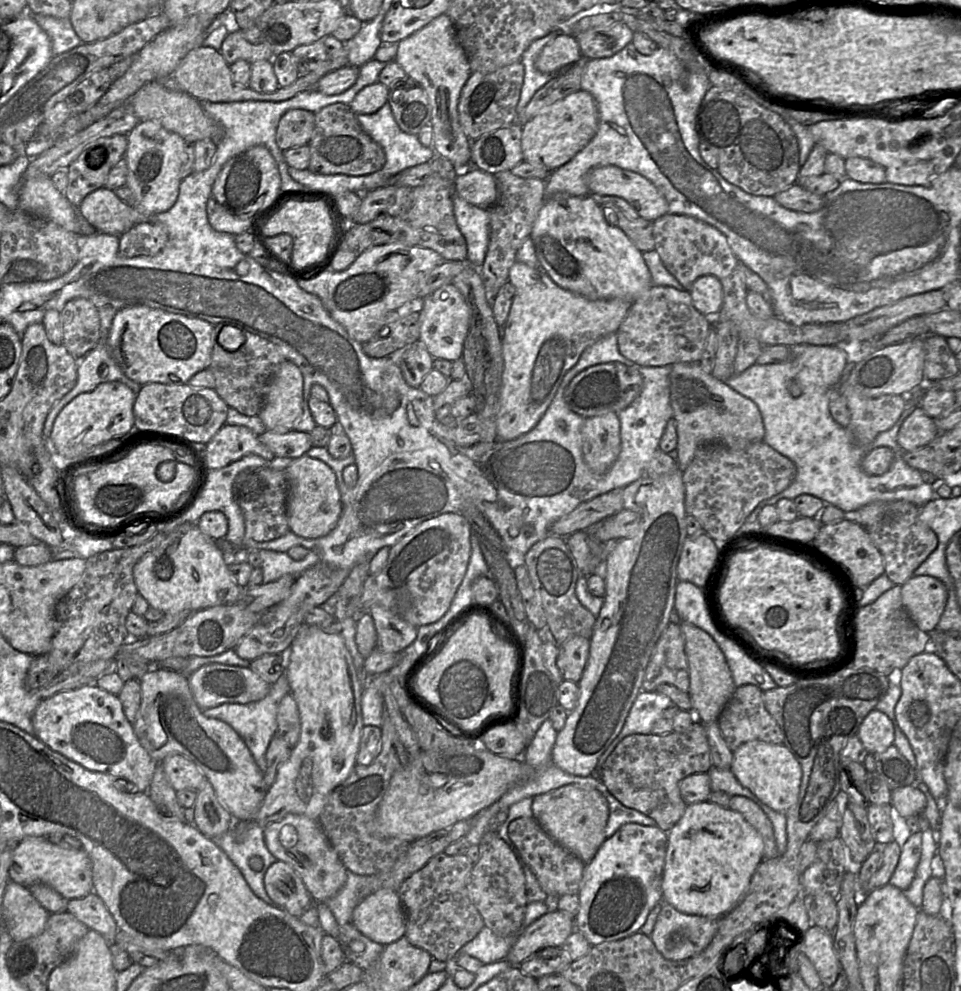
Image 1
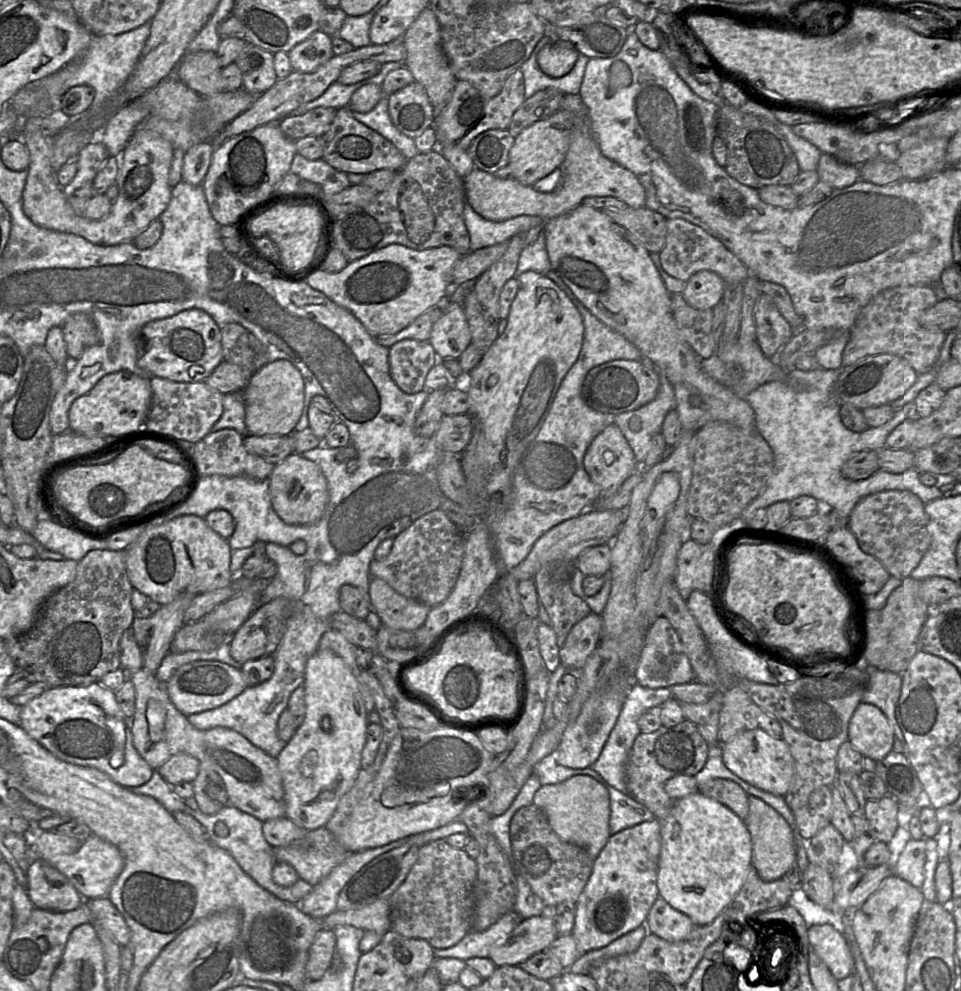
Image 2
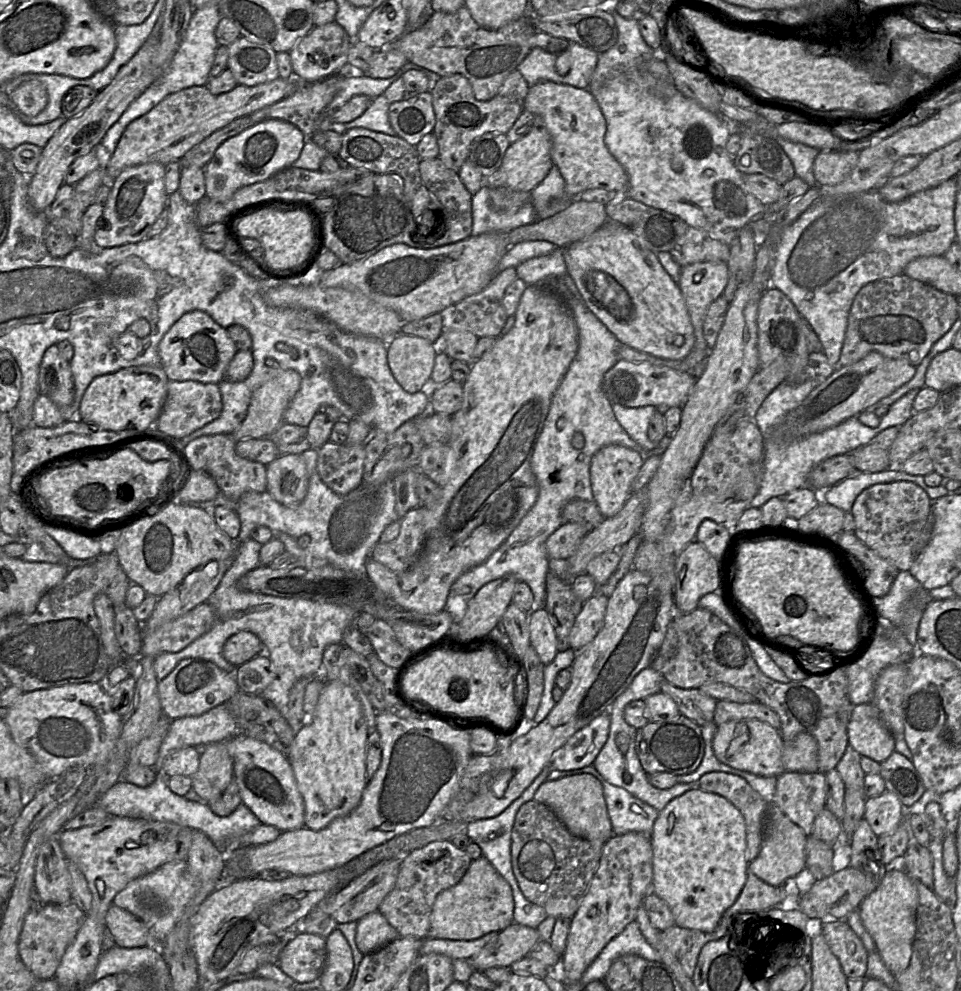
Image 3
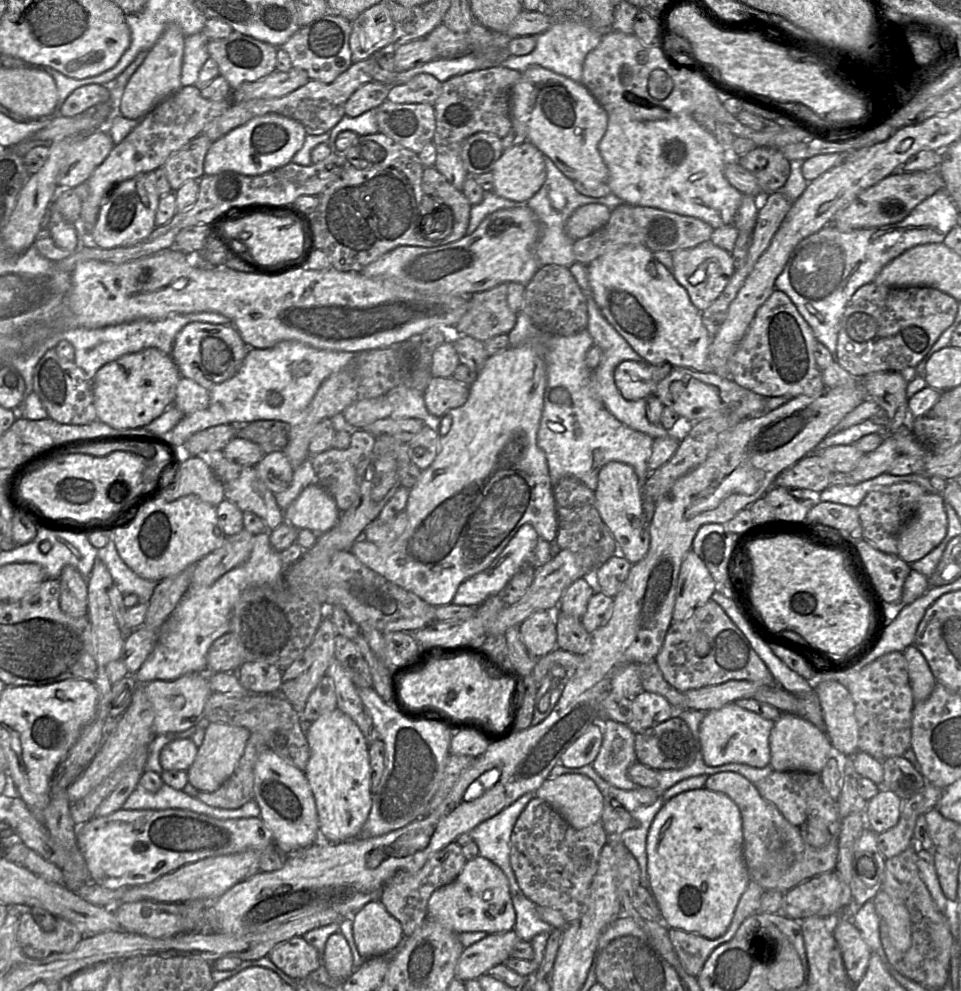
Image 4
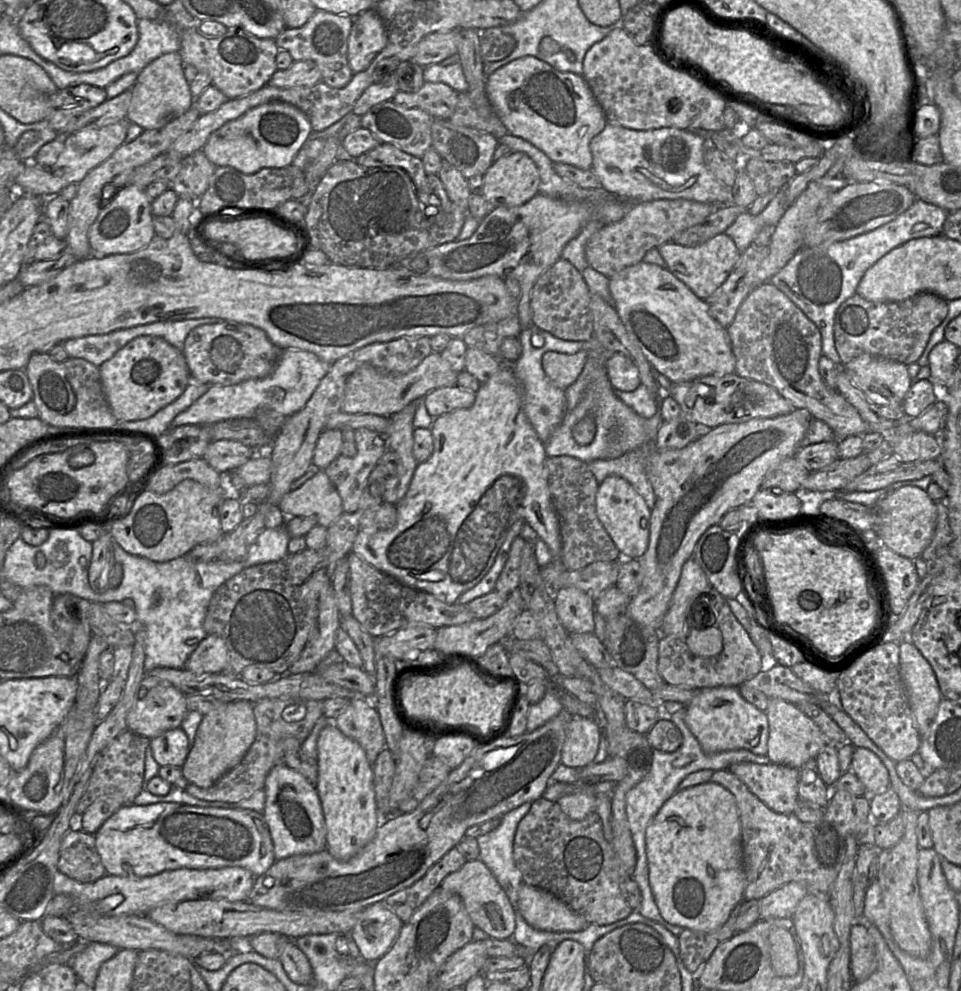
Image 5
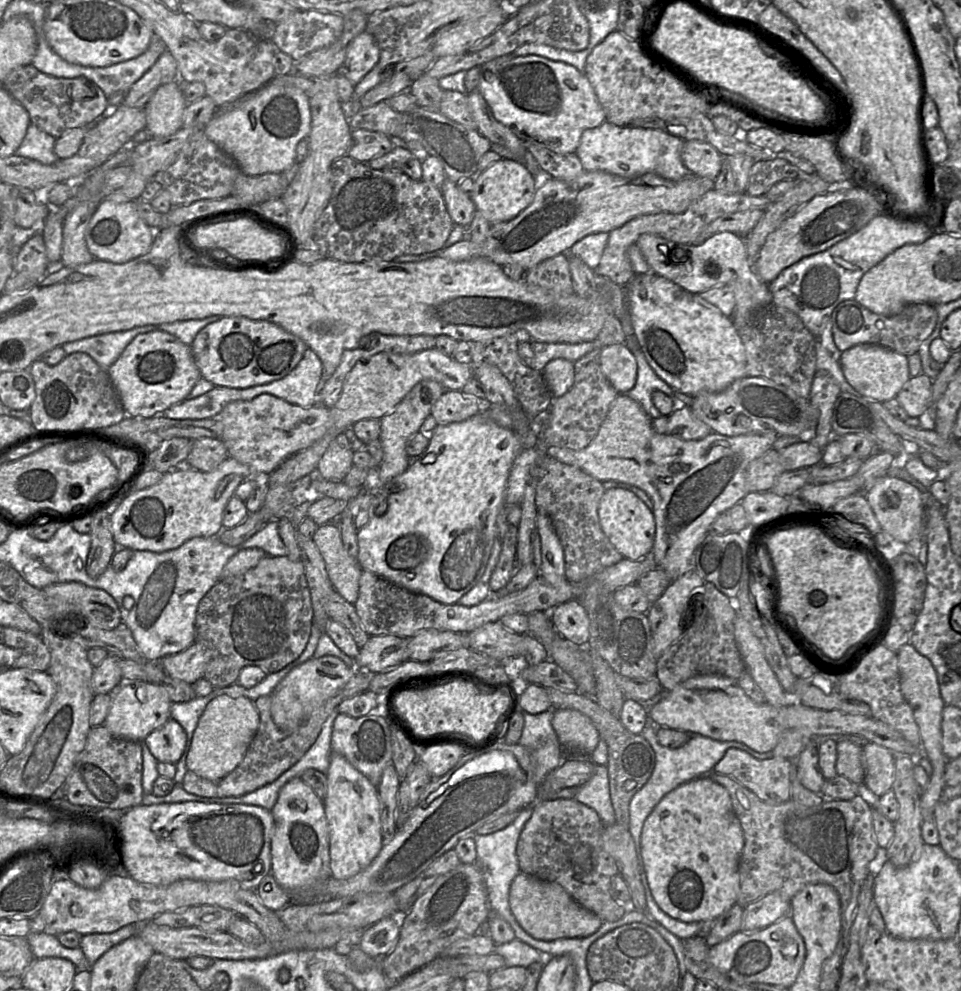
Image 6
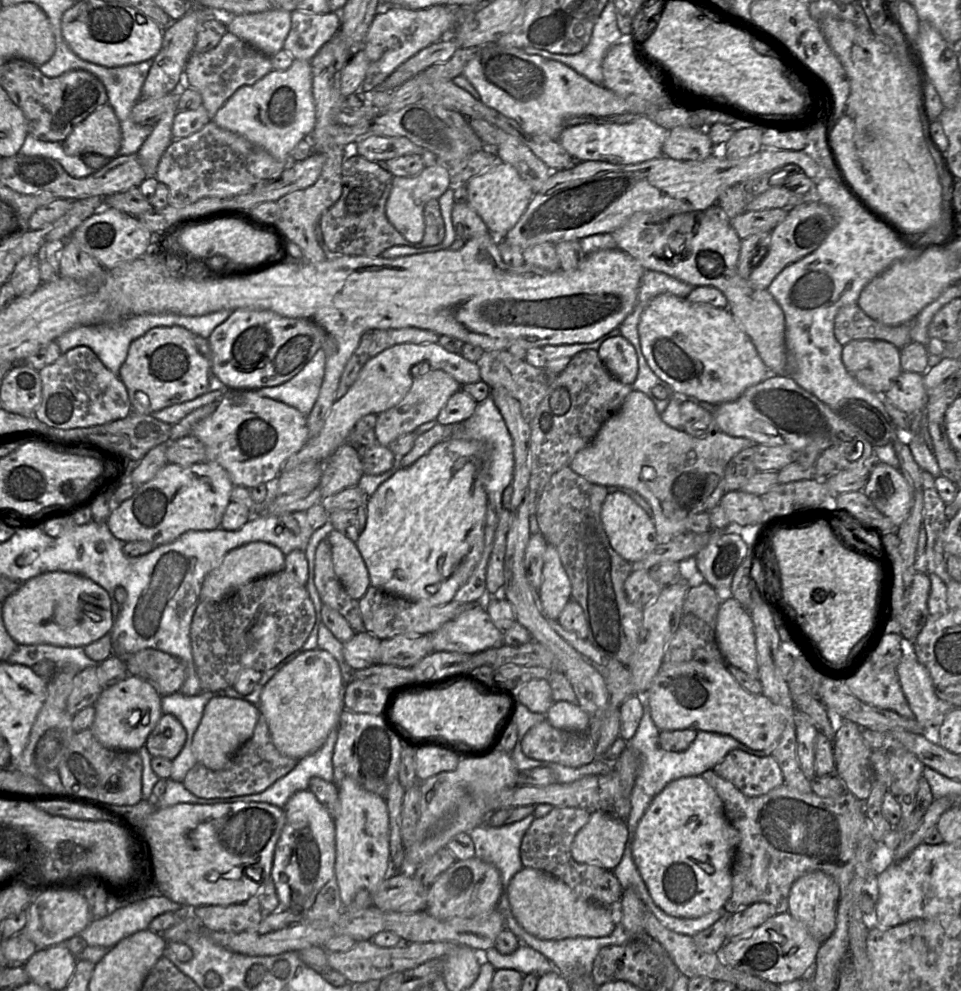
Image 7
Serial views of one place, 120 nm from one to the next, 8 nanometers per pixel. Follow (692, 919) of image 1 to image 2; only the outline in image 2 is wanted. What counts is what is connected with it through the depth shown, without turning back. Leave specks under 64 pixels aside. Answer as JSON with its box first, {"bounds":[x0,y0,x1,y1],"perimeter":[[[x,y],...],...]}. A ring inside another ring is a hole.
{"bounds":[646,896,697,942],"perimeter":[[[659,896],[650,908],[646,926],[651,934],[669,942],[679,942],[684,940],[697,925]]]}

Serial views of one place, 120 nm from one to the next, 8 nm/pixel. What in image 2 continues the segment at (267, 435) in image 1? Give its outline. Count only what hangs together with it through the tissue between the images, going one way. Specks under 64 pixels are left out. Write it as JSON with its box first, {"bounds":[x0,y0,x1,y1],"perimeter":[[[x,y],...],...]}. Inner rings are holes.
{"bounds":[243,436,295,464],"perimeter":[[[254,436],[243,438],[243,446],[247,452],[257,455],[264,460],[278,464],[286,457],[295,453],[294,443],[288,436]]]}

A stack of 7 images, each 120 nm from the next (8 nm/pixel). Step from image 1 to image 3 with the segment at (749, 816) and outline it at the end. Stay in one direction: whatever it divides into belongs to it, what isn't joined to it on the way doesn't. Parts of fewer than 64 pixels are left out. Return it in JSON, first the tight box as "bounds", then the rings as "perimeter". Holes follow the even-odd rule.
{"bounds":[748,804,807,887],"perimeter":[[[768,804],[763,840],[758,856],[749,863],[748,870],[765,883],[777,887],[805,868],[807,835],[774,804]]]}

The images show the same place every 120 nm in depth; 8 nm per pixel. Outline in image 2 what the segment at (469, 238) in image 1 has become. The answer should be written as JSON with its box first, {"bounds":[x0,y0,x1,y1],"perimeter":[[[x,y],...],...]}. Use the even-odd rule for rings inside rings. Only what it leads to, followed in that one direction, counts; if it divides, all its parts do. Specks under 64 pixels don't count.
{"bounds":[464,203,545,251],"perimeter":[[[469,203],[464,205],[464,221],[470,236],[472,251],[507,242],[512,236],[544,225],[545,219],[520,215],[504,221],[492,221],[478,214]]]}

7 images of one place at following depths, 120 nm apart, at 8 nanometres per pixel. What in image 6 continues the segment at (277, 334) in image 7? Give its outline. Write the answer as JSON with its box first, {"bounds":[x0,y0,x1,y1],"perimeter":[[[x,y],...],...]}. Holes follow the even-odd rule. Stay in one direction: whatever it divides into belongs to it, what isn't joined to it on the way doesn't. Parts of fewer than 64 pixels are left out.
{"bounds":[191,317,307,389],"perimeter":[[[222,317],[204,327],[191,344],[201,378],[217,387],[239,389],[284,378],[298,365],[307,349],[301,338],[279,325],[246,317]]]}

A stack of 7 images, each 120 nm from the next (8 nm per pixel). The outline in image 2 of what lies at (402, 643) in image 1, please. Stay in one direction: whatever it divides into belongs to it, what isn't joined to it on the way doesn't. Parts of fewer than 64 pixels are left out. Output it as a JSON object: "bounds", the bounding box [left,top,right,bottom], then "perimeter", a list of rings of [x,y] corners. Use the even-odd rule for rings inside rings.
{"bounds":[369,578,430,631],"perimeter":[[[370,578],[369,601],[381,623],[396,630],[414,631],[424,625],[430,608],[406,598],[380,578]]]}

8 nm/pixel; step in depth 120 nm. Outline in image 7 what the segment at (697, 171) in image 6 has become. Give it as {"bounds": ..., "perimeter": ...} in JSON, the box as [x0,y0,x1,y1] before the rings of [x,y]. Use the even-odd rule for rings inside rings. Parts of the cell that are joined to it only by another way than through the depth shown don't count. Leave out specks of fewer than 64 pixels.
{"bounds":[662,126,714,160],"perimeter":[[[679,126],[669,132],[662,154],[675,160],[704,160],[714,153],[705,128]]]}

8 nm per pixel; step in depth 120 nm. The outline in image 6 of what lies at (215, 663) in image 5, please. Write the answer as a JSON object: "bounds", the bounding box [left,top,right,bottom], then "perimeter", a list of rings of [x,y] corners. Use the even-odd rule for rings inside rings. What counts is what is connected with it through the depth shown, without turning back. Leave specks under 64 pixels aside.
{"bounds":[158,642,211,685],"perimeter":[[[194,642],[184,651],[163,657],[158,663],[171,678],[191,685],[198,679],[204,678],[211,657],[210,648],[200,642]]]}

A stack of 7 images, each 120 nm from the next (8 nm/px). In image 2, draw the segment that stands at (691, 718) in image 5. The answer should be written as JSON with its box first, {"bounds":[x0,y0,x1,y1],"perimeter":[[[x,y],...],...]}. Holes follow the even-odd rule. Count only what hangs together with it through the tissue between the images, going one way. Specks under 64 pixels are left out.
{"bounds":[722,728,794,796],"perimeter":[[[760,728],[741,731],[723,743],[722,759],[725,766],[738,777],[774,795],[784,796],[787,793],[794,774],[794,759],[787,743]]]}

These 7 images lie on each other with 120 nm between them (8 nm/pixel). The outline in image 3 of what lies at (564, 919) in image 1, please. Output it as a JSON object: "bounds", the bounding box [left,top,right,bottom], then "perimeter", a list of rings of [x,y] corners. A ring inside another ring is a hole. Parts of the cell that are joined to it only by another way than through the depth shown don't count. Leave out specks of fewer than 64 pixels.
{"bounds":[470,922,539,972],"perimeter":[[[513,922],[474,955],[470,962],[474,970],[481,972],[491,967],[509,968],[526,957],[539,940],[536,928]]]}

